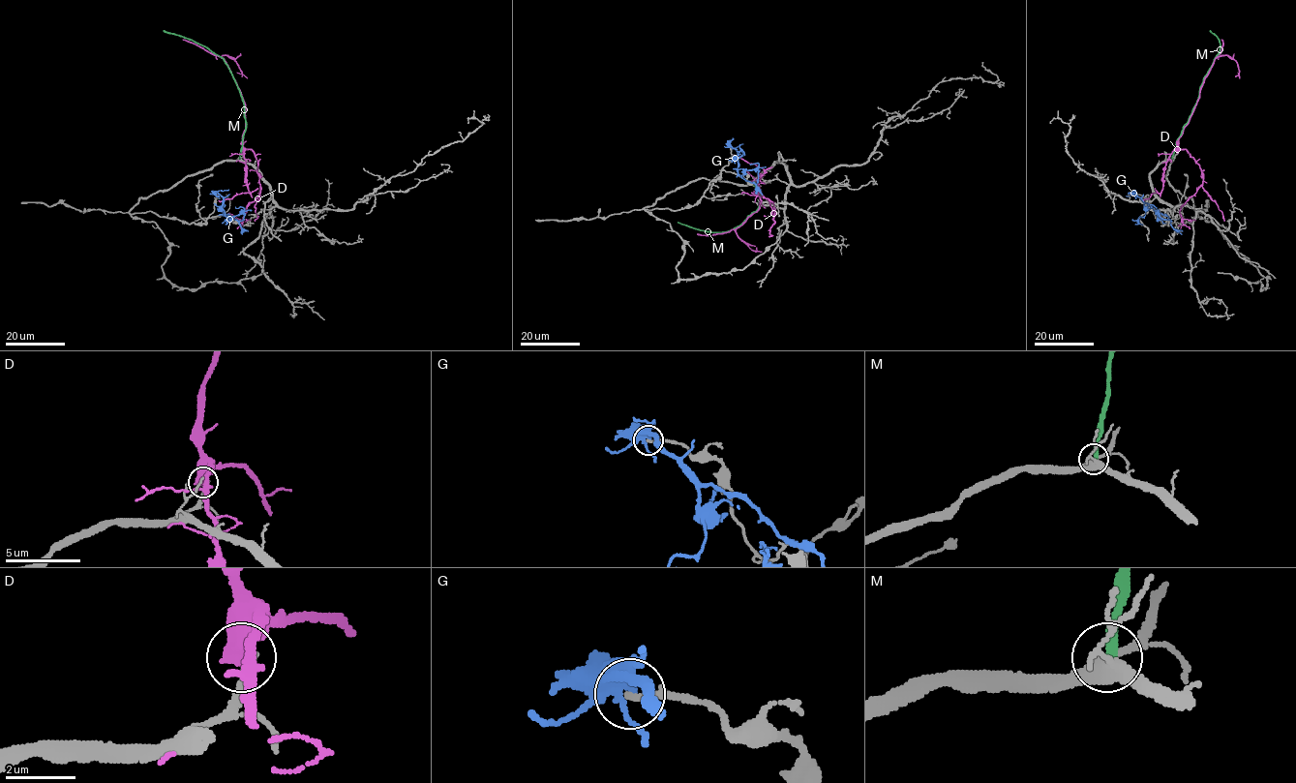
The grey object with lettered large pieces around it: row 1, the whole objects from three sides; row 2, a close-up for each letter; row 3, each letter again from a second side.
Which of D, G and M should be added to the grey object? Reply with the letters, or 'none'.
none

